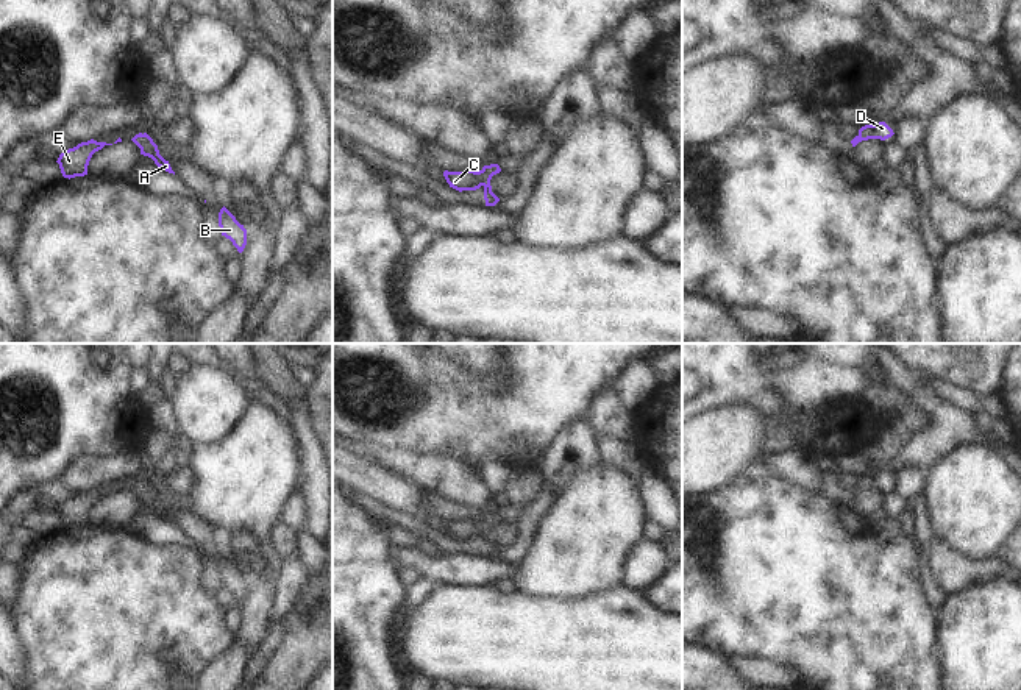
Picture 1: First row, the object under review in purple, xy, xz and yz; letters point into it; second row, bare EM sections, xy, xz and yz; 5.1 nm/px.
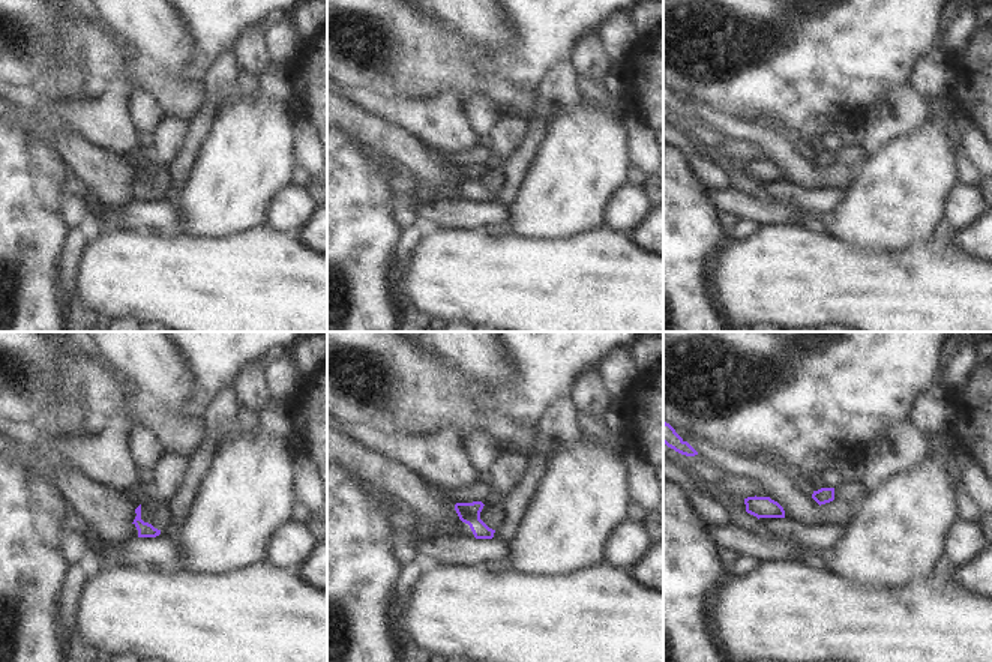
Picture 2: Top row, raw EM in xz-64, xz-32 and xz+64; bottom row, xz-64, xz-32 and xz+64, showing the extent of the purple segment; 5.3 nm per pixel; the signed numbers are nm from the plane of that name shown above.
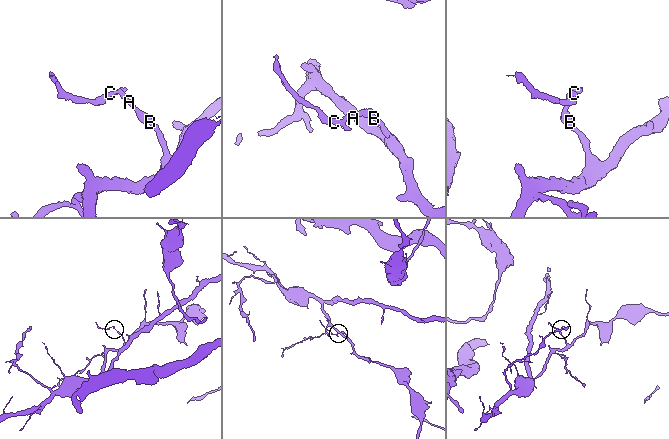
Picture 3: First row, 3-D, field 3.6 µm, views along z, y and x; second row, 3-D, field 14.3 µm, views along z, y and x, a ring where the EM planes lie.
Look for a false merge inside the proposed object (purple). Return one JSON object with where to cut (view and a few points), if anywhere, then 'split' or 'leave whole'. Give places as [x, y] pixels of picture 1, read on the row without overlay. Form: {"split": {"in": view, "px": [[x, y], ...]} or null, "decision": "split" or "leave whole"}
{"split": null, "decision": "leave whole"}

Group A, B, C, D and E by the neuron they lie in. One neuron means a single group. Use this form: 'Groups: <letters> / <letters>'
Groups: A B C D E

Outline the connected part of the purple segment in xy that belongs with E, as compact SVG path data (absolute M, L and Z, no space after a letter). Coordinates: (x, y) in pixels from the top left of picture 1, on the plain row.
M91 489L61 503L56 512L59 514L62 526L70 529L75 526L87 525L87 515L92 504L101 500L105 495L112 495L112 493L97 492Z

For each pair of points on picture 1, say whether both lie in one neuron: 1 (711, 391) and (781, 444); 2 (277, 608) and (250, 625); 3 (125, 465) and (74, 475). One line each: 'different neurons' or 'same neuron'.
1: same neuron
2: different neurons
3: same neuron

